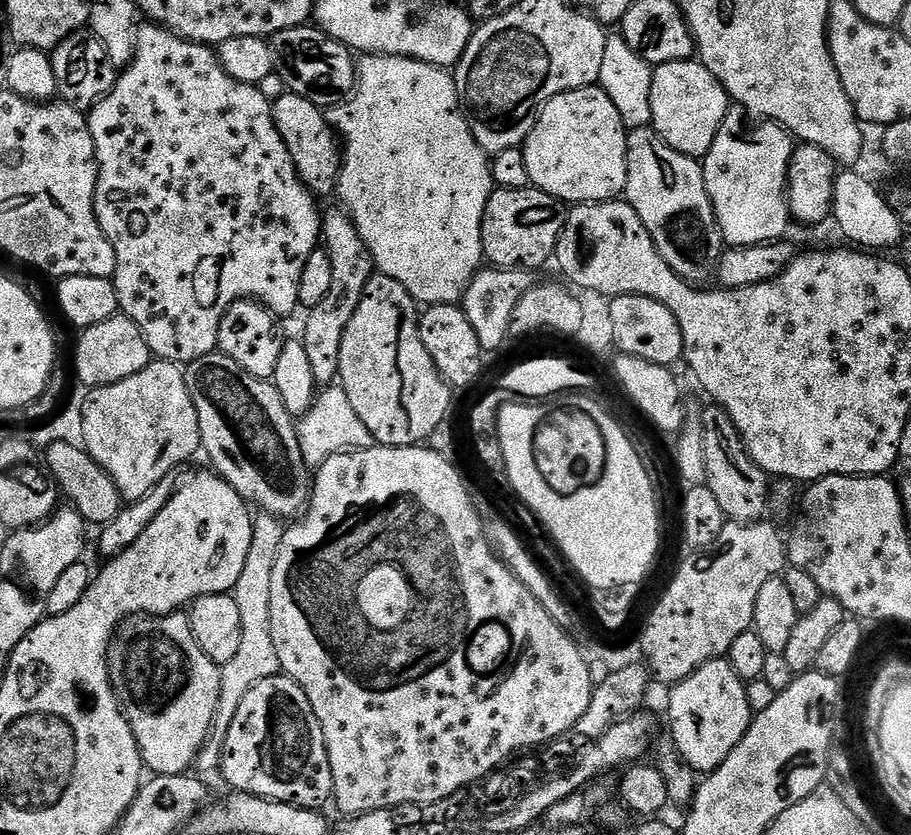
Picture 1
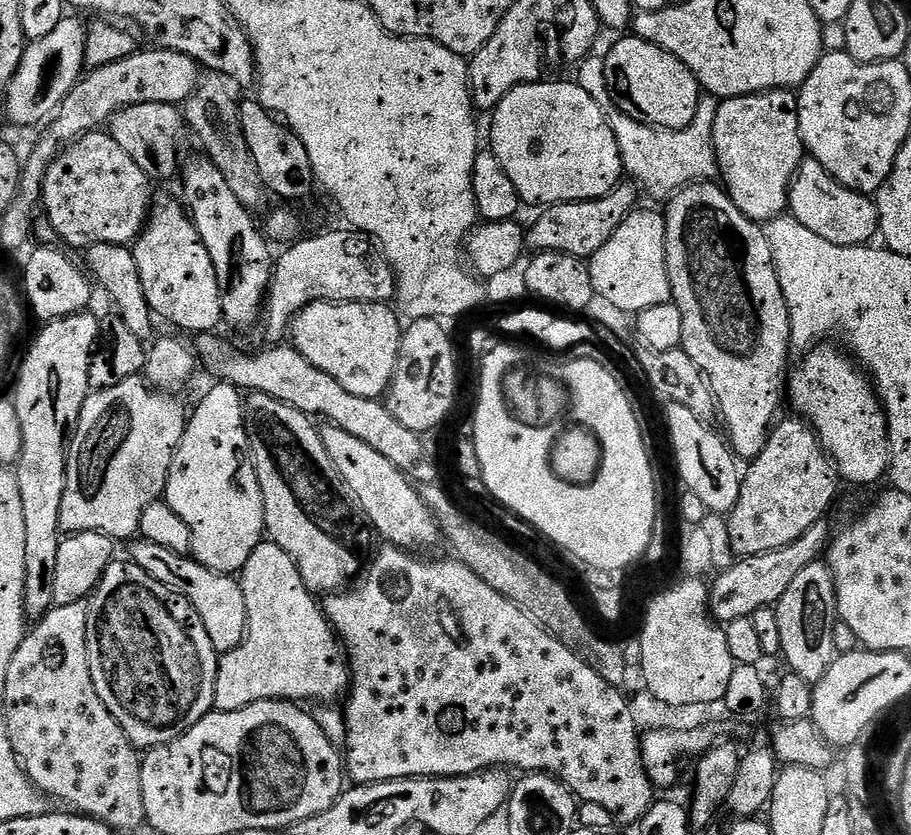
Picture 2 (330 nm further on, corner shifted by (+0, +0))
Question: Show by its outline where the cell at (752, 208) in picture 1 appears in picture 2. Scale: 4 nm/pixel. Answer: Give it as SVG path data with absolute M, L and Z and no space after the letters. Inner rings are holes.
M775 88L769 92L756 92L752 96L729 96L720 100L718 114L712 123L712 149L722 187L734 206L754 223L764 226L788 212L788 190L792 179L806 158L806 149L798 126L797 93Z

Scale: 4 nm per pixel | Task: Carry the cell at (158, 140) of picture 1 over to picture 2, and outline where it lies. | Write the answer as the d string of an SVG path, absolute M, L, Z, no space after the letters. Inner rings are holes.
M168 196L160 200L159 197L149 211L143 232L134 241L132 253L138 262L142 290L153 313L166 323L181 328L176 329L181 333L216 332L222 324L218 274L214 262L210 262L210 250L200 244L191 215L185 205L176 200Z

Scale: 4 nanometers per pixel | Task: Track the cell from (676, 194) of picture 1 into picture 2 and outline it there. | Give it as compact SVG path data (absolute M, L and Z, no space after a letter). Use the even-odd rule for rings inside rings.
M701 182L690 184L687 188L681 188L675 196L667 201L666 207L668 209L663 209L662 212L664 225L666 226L666 270L672 287L671 303L676 304L678 310L682 310L682 347L684 352L690 354L690 358L694 358L696 365L704 371L708 386L711 388L716 401L719 419L724 419L724 424L728 427L728 432L726 431L727 443L741 461L751 462L764 449L769 431L774 424L772 415L775 414L780 400L782 404L782 393L786 388L786 373L790 368L788 352L790 353L792 343L790 314L786 306L786 298L782 294L782 286L778 282L778 274L774 266L768 234L761 225L754 223L750 218L746 218L746 214L742 214L742 210L738 210L738 206L734 206L734 202L727 192L716 182Z

